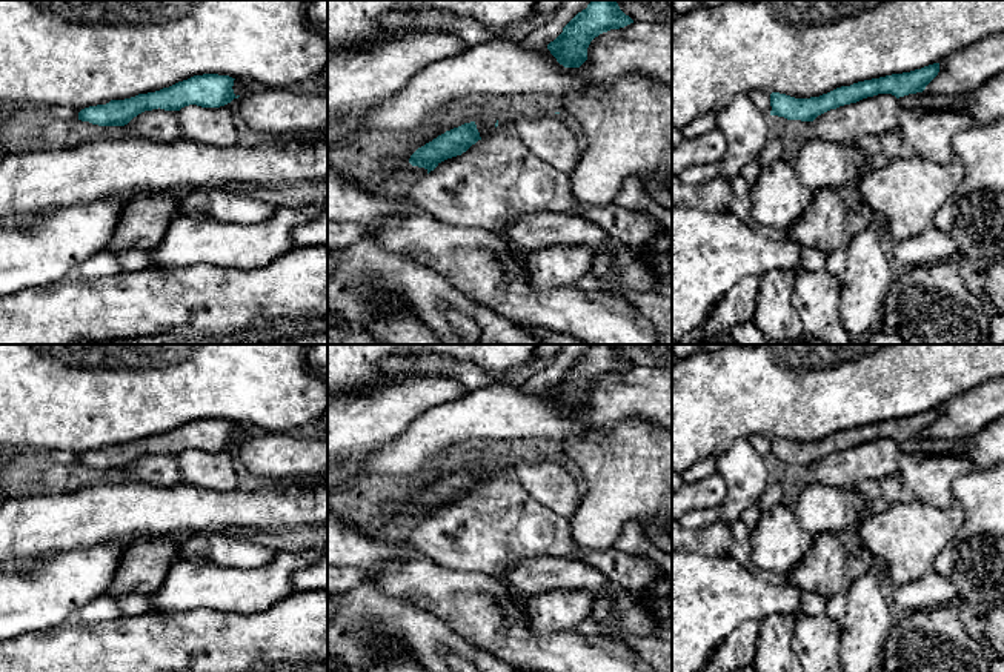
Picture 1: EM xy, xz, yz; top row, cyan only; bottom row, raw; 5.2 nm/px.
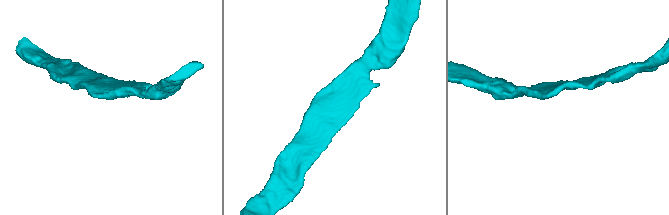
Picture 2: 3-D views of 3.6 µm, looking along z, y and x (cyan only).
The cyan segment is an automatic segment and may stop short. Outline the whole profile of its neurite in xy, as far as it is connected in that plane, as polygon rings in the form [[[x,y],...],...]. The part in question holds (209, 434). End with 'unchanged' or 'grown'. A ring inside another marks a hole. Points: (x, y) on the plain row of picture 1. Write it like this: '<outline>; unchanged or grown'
[[[218,418],[194,420],[155,437],[85,452],[78,457],[78,464],[98,471],[125,471],[138,458],[158,452],[165,455],[180,455],[189,449],[220,452],[240,441],[234,438],[234,424]]]; unchanged

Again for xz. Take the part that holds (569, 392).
[[[592,344],[547,394],[564,412],[580,412],[587,404],[587,392],[595,381],[630,368],[633,364],[620,354],[617,344]]]; unchanged

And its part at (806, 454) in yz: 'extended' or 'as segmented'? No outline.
as segmented

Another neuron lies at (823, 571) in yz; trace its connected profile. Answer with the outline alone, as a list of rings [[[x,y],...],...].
[[[838,534],[815,537],[812,549],[804,561],[786,574],[789,584],[803,592],[813,592],[826,600],[850,587],[846,571],[847,552]]]

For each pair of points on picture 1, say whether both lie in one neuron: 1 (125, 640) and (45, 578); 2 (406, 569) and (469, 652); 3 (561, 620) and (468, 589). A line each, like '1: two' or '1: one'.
1: two
2: two
3: two

